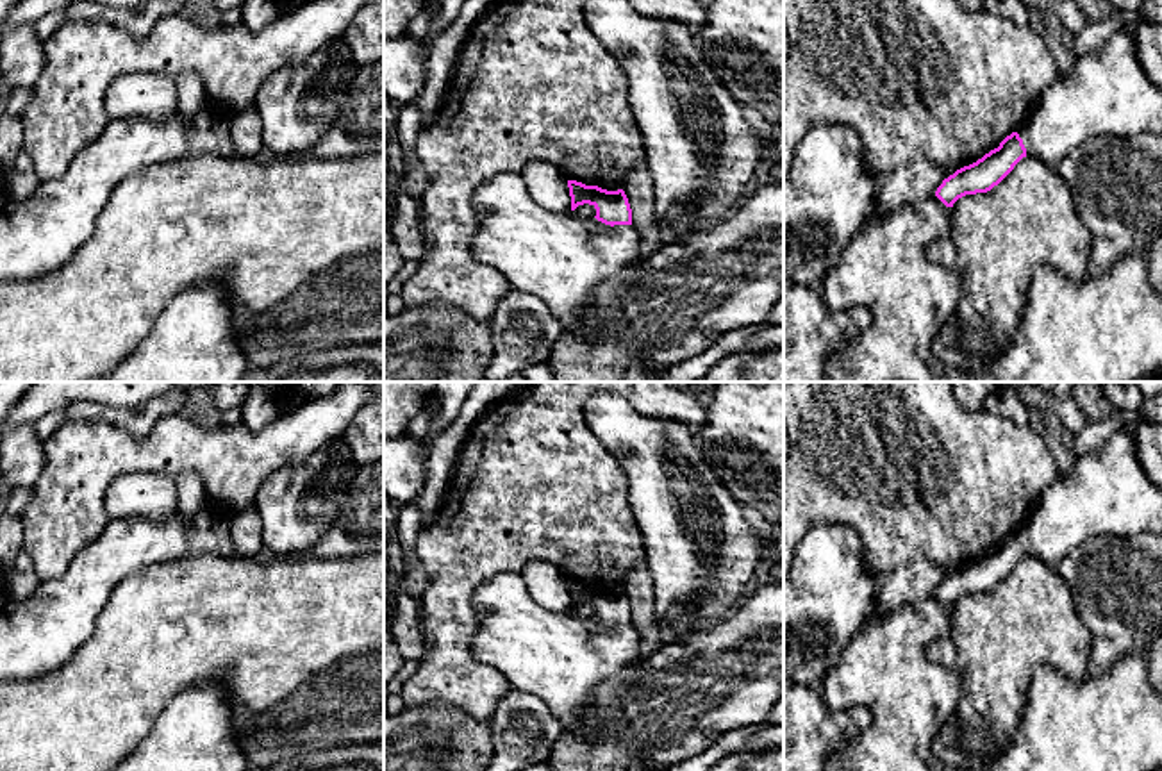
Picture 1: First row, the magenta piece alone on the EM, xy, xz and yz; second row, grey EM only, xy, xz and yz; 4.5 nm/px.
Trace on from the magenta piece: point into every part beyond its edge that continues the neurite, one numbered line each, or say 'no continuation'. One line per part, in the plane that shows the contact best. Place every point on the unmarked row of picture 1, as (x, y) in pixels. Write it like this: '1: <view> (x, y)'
1: xz (559, 657)

